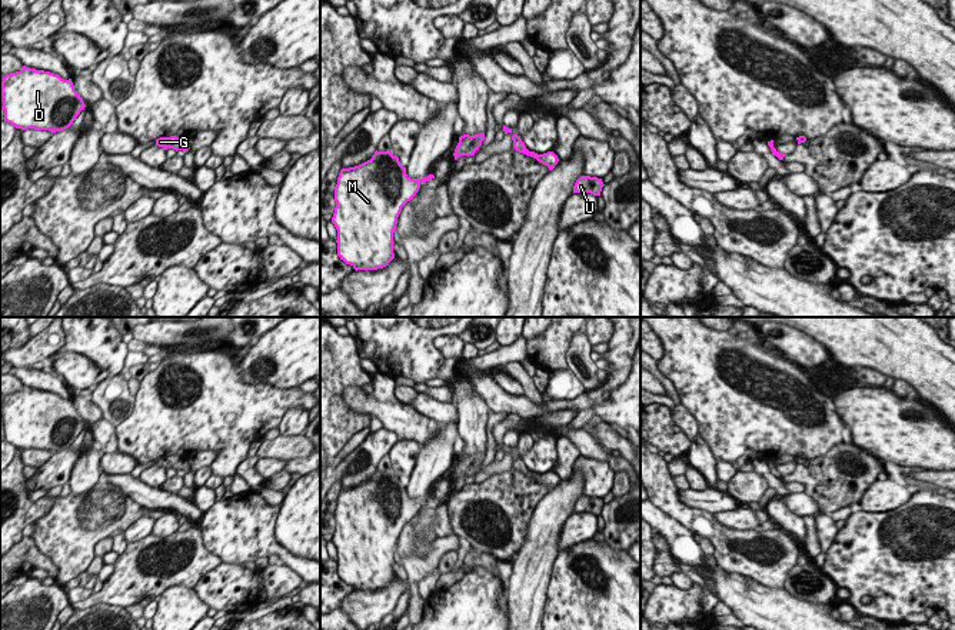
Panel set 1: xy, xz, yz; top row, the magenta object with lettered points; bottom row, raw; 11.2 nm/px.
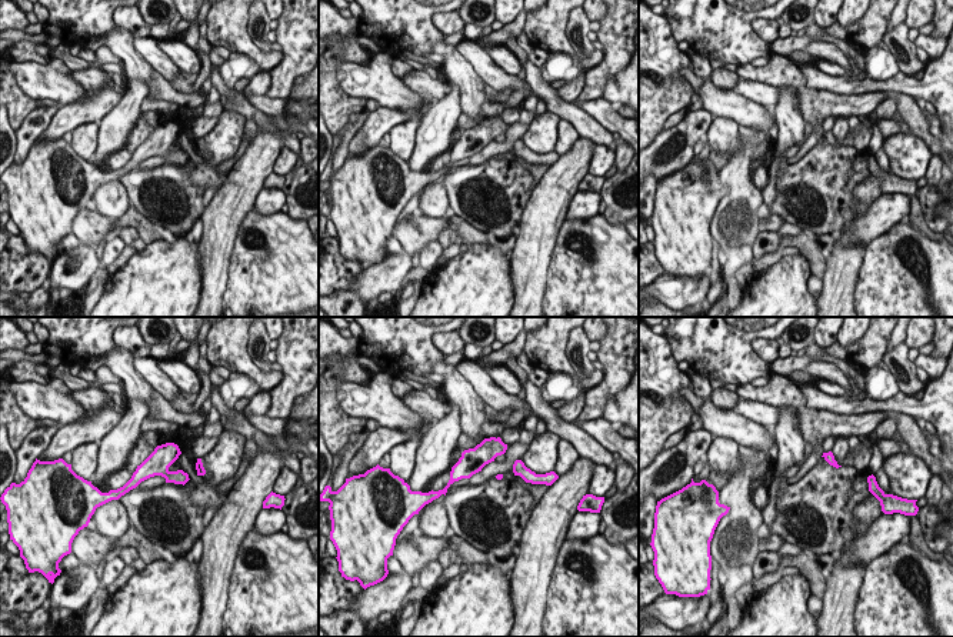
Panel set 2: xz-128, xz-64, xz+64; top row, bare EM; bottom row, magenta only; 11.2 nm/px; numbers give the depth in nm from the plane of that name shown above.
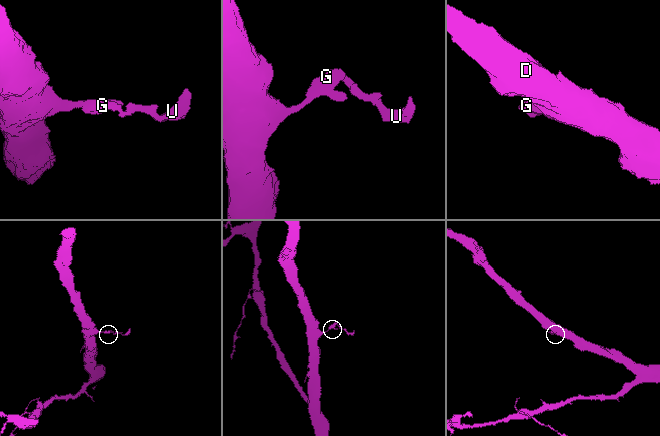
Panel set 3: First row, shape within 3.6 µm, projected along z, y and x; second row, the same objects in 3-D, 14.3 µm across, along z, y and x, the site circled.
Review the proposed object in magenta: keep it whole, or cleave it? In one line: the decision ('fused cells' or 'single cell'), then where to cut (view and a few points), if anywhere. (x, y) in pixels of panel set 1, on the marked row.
single cell | no cut

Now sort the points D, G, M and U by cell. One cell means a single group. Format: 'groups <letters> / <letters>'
groups D G M U

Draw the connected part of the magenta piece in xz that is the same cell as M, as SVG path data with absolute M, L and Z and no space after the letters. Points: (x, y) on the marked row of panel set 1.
M375 151L370 160L349 169L342 169L335 187L335 213L332 223L337 230L337 256L357 270L377 270L386 267L393 259L393 233L402 207L410 201L420 189L420 183L435 179L410 179L406 167L392 151Z

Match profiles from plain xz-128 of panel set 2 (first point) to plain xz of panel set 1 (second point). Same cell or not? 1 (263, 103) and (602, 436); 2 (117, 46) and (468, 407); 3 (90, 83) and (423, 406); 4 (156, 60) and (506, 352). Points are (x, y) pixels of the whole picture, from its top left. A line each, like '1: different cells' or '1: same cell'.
1: same cell
2: same cell
3: same cell
4: different cells

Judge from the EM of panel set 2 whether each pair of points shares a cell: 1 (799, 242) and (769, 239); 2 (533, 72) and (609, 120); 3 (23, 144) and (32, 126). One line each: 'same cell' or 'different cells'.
1: different cells
2: different cells
3: same cell

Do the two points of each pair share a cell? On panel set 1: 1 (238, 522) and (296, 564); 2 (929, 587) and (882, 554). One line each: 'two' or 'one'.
1: one
2: one

